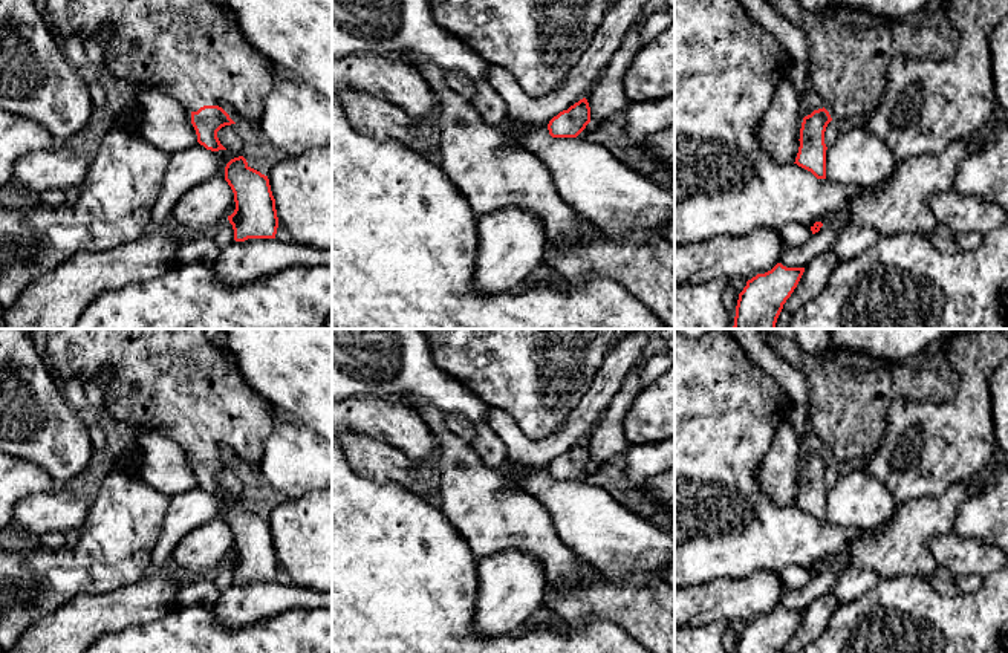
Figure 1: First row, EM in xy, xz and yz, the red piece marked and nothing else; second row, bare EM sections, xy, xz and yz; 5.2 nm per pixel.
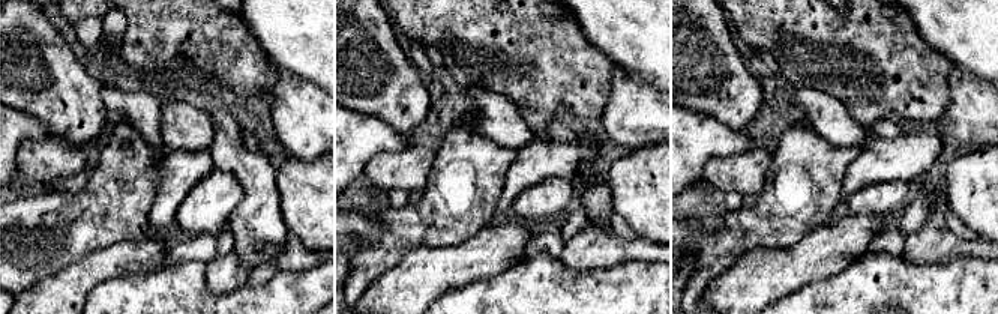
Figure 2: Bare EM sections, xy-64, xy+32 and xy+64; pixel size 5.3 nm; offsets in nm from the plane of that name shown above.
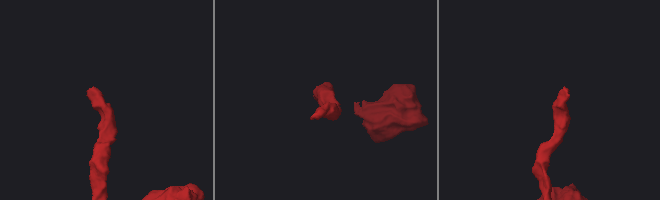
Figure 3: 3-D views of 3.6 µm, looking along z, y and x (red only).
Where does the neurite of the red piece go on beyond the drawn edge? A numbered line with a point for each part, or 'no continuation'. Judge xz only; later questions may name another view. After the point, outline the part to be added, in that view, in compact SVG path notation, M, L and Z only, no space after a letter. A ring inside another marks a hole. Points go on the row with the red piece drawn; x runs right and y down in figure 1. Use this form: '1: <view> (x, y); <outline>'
no continuation

